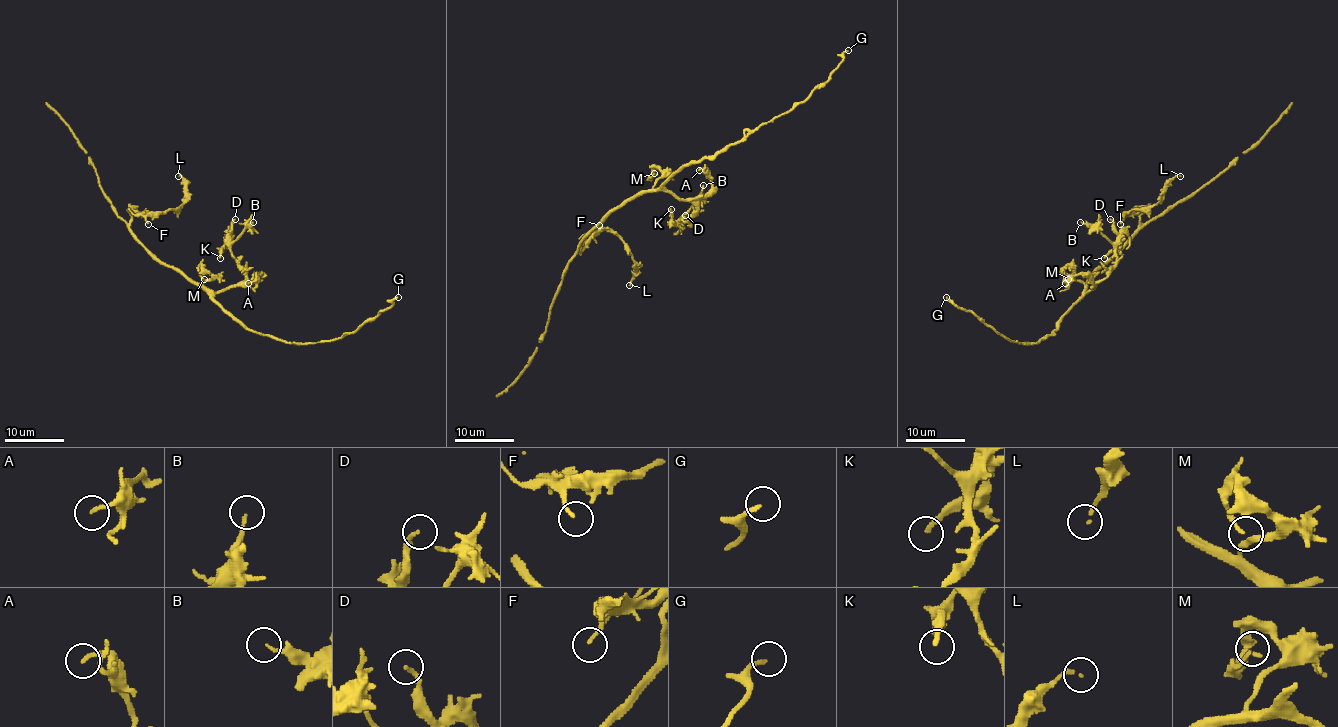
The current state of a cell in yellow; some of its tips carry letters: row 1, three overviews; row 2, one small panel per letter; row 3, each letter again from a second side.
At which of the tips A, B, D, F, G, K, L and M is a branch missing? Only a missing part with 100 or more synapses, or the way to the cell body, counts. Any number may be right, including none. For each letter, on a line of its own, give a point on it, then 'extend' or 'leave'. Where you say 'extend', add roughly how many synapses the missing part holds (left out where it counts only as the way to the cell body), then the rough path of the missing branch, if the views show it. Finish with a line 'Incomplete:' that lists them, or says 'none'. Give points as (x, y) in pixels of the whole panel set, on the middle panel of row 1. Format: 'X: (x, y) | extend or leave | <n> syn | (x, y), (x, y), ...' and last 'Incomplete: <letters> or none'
A: (699, 170) | leave
B: (703, 185) | leave
D: (685, 215) | leave
F: (599, 225) | leave
G: (848, 50) | leave
K: (671, 209) | leave
L: (629, 285) | leave
M: (654, 173) | leave
Incomplete: none

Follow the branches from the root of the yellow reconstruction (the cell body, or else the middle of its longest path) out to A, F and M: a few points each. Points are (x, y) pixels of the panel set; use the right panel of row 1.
A: (1094, 273), (1086, 285), (1088, 292), (1095, 286), (1085, 274), (1073, 274), (1065, 283)
F: (1094, 273), (1132, 235), (1140, 222), (1140, 212), (1129, 213), (1120, 224)
M: (1094, 273), (1085, 285), (1070, 277), (1064, 271), (1065, 268), (1073, 273), (1068, 279)

